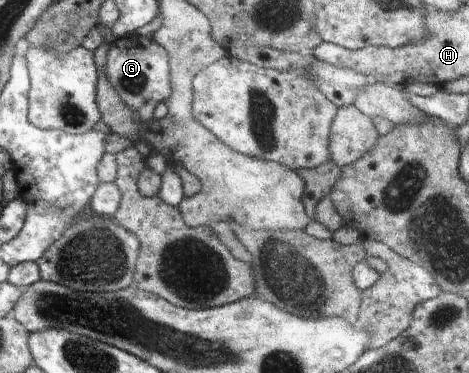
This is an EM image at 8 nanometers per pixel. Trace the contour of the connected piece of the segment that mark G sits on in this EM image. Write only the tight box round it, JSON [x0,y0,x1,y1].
[99,35,170,122]

